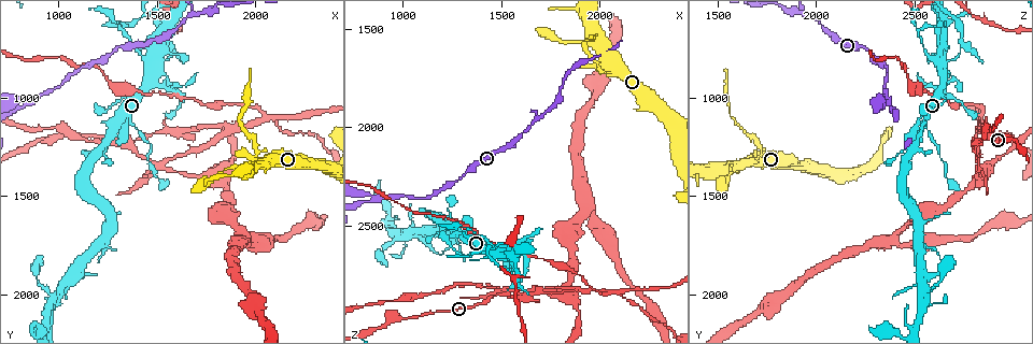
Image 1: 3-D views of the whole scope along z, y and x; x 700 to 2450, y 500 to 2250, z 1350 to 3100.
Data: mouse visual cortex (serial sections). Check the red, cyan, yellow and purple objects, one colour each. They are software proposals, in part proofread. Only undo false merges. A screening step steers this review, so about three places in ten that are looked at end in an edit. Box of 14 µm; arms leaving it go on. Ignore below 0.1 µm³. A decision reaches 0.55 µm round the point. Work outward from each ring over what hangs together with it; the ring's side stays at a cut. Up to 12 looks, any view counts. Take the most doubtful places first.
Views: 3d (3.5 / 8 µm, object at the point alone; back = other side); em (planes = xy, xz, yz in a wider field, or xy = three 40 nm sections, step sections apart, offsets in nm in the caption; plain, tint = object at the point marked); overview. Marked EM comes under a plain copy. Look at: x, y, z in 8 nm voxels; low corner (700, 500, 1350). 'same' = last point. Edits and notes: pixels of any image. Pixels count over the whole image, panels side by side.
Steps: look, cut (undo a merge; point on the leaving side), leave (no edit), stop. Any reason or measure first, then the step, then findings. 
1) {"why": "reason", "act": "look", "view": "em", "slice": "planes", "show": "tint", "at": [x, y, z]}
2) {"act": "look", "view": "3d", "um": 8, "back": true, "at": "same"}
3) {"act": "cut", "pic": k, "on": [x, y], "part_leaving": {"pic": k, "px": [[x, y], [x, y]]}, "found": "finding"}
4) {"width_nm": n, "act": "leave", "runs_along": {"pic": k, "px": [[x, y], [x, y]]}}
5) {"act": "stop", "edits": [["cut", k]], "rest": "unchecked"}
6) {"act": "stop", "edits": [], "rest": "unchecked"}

{"why": "branch point", "act": "look", "view": "3d", "um": 3.5, "at": [1860, 1150, 2830]}

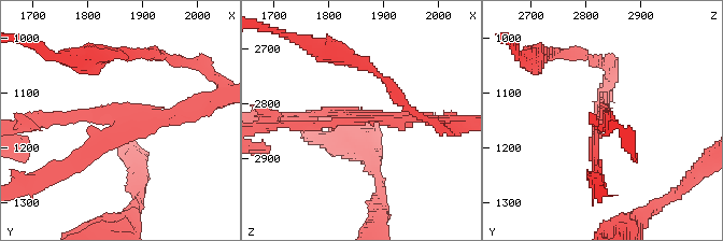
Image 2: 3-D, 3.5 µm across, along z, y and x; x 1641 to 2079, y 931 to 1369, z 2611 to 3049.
{"arms": 3, "arm_widths_nm": [150, 150, 150], "act": "look", "view": "em", "slice": "xy", "step": 5, "show": "tint", "at": [1855, 1155, 2830]}

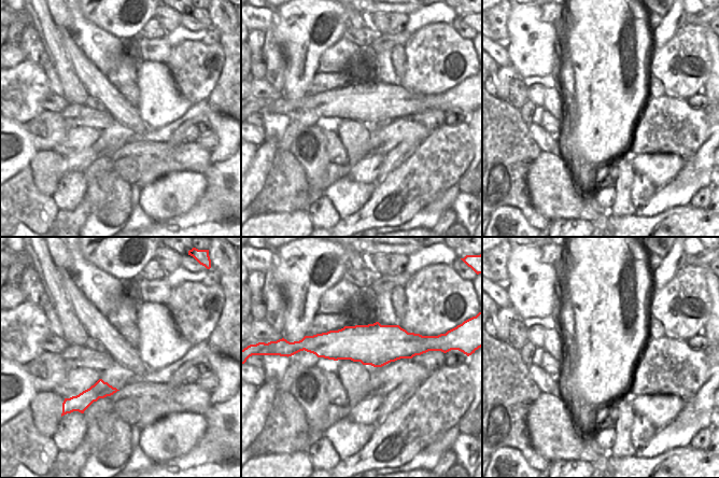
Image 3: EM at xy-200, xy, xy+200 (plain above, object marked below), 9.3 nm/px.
{"act": "cut", "pic": 2, "on": [78, 162], "found": "two cells meet here"}

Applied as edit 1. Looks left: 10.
{"why": "looks like a crossing", "act": "look", "view": "3d", "um": 8, "back": true, "at": [1490, 830, 2650]}

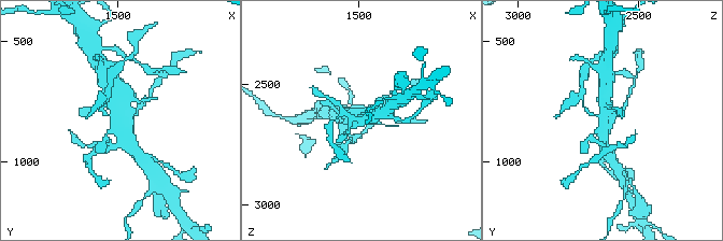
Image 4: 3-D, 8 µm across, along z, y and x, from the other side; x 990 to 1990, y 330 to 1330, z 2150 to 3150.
{"act": "look", "view": "em", "slice": "xy", "step": 2, "show": "tint", "at": [1480, 840, 2630]}

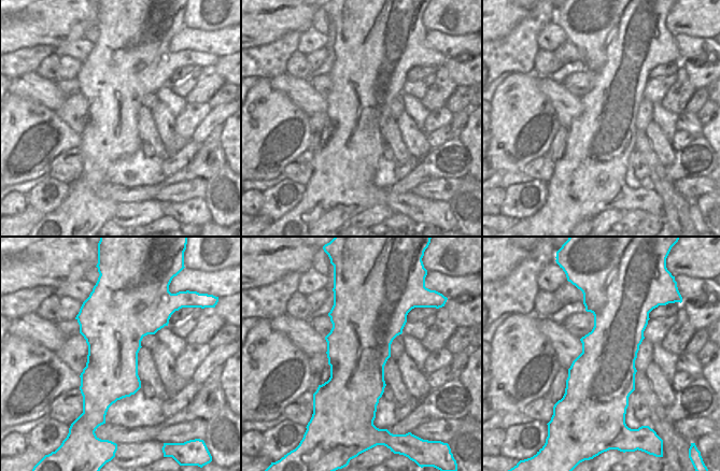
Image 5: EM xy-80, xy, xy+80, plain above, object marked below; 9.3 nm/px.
{"act": "leave", "runs_along": {"pic": 4, "px": [[135, 149], [122, 129], [114, 91]]}, "found": "all the same cell"}

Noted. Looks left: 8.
{"act": "look", "view": "3d", "um": 3.5, "at": [2060, 1310, 1670]}

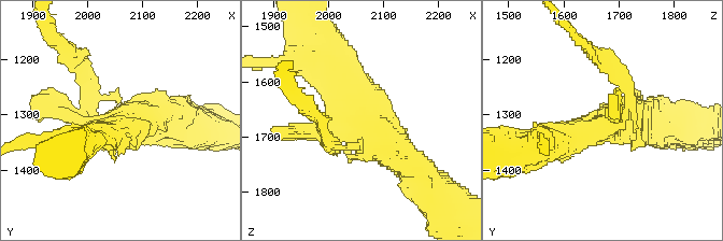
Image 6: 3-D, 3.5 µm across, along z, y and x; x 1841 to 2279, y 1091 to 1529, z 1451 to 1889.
{"act": "look", "view": "em", "slice": "xy", "step": 2, "show": "tint", "at": [2050, 1325, 1680]}

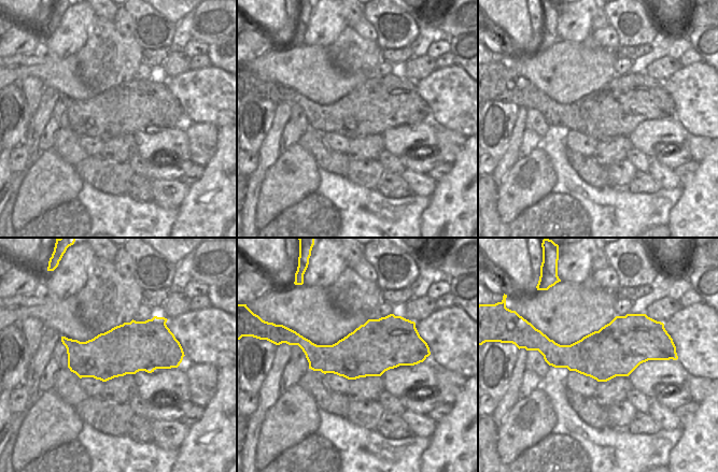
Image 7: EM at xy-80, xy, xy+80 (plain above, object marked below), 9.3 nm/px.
{"act": "cut", "pic": 6, "on": [613, 62], "part_leaving": {"pic": 6, "px": [[628, 99], [618, 66], [573, 36]]}, "found": "a second cell is stuck on"}

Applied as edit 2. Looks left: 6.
{"why": "redraw", "act": "look", "view": "overview"}

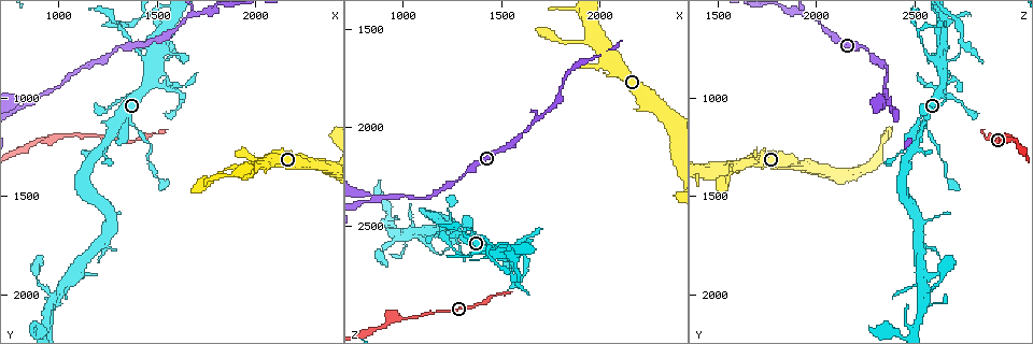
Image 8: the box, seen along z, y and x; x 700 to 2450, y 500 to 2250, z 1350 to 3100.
{"why": "two arms at a narrow angle", "act": "look", "view": "3d", "um": 3.5, "at": [850, 1000, 2370]}

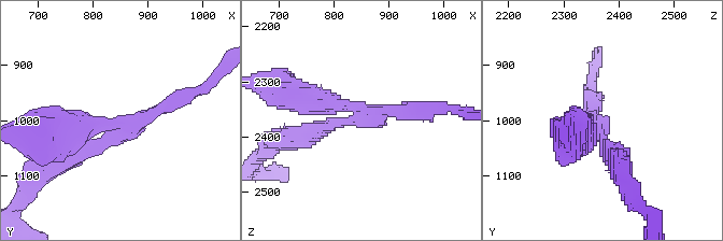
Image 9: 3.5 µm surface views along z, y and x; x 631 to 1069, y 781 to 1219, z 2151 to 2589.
{"arms": 3, "arm_widths_nm": [200, 200, 350], "act": "look", "view": "em", "slice": "xy", "step": 2, "show": "tint", "at": [860, 1010, 2365]}

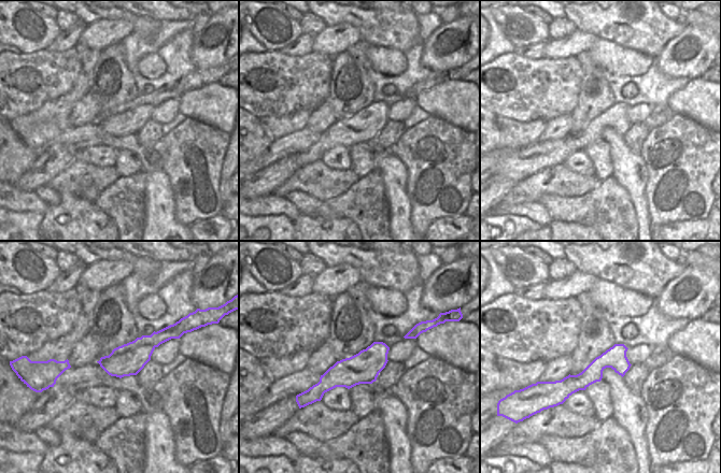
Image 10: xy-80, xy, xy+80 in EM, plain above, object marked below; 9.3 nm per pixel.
{"width_nm": 300, "act": "cut", "pic": 9, "on": [83, 127], "part_leaving": {"pic": 9, "px": [[386, 111], [310, 102], [289, 91]]}, "found": "two cells meet here"}

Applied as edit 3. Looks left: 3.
{"why": "abrupt turn", "act": "look", "view": "3d", "um": 3.5, "at": [1280, 1180, 2540]}

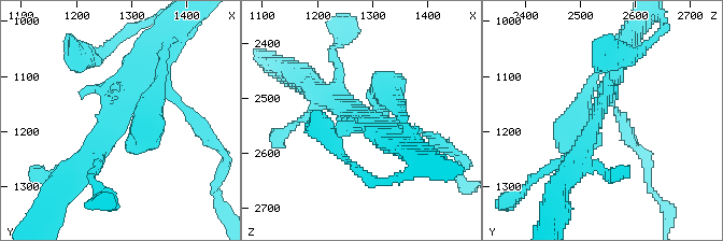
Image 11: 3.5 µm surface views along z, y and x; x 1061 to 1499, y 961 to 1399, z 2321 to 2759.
{"act": "look", "view": "em", "slice": "xy", "step": 5, "show": "tint", "at": [1275, 1185, 2525]}

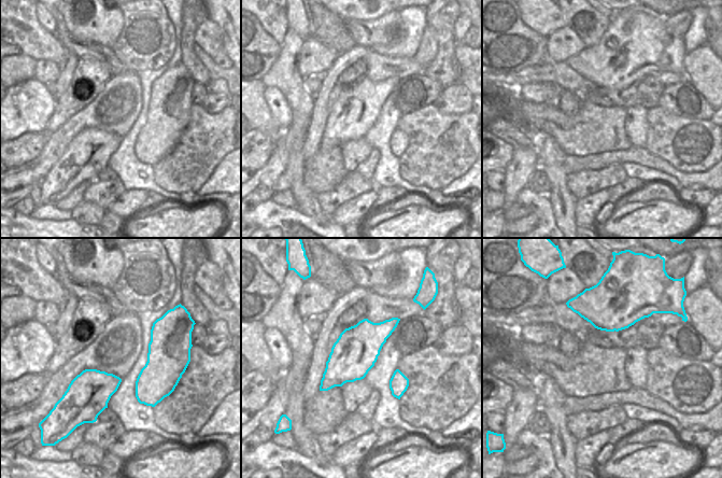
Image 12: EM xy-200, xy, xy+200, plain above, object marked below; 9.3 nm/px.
{"act": "leave", "runs_along": {"pic": 11, "px": [[146, 61], [119, 117], [70, 173]]}, "found": "one cell here"}

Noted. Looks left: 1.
{"act": "stop", "edits": [["cut", 2], ["cut", 6], ["cut", 9]], "rest": "unchecked"}

